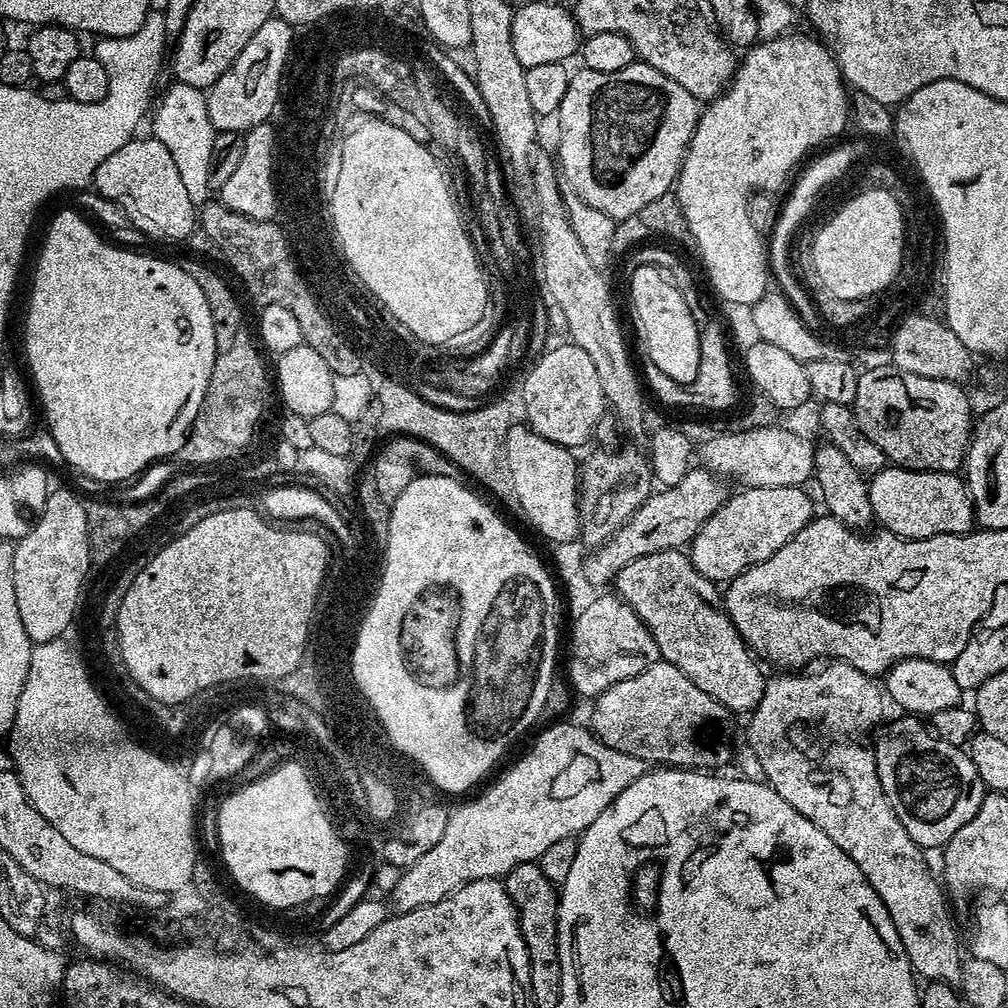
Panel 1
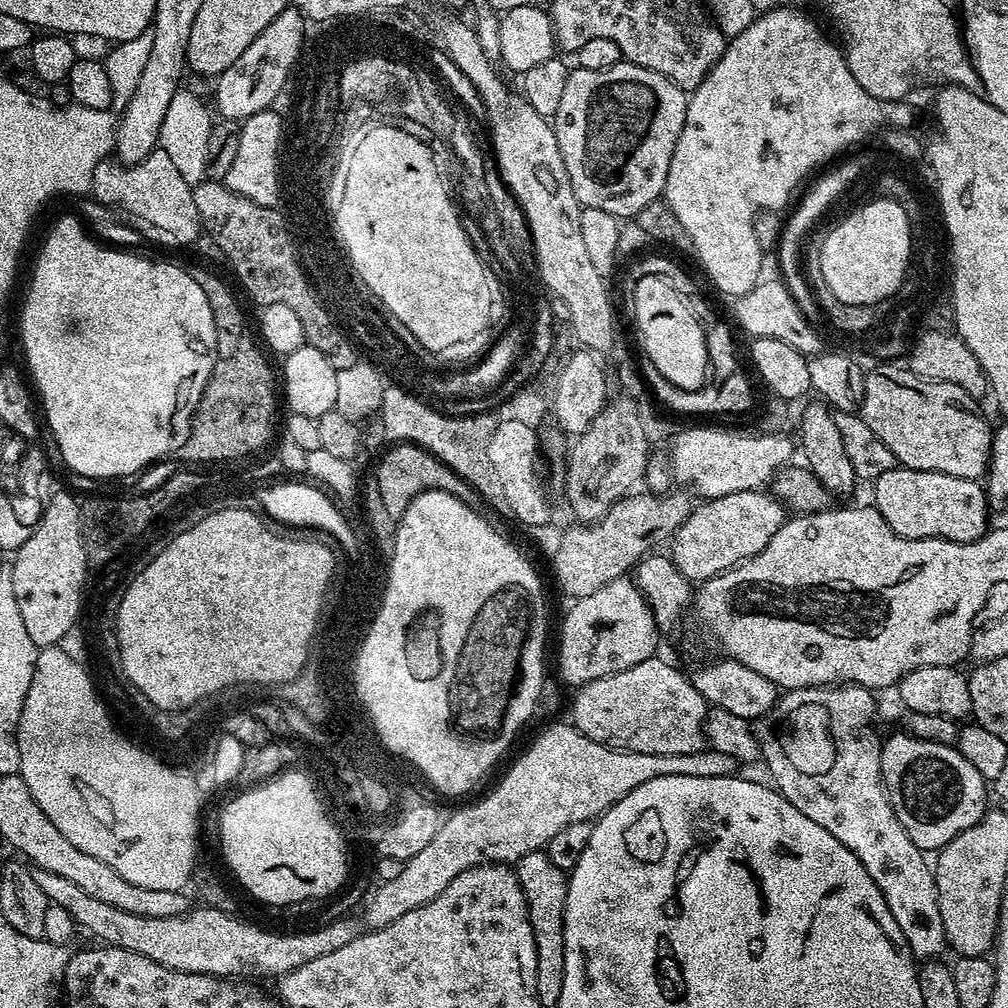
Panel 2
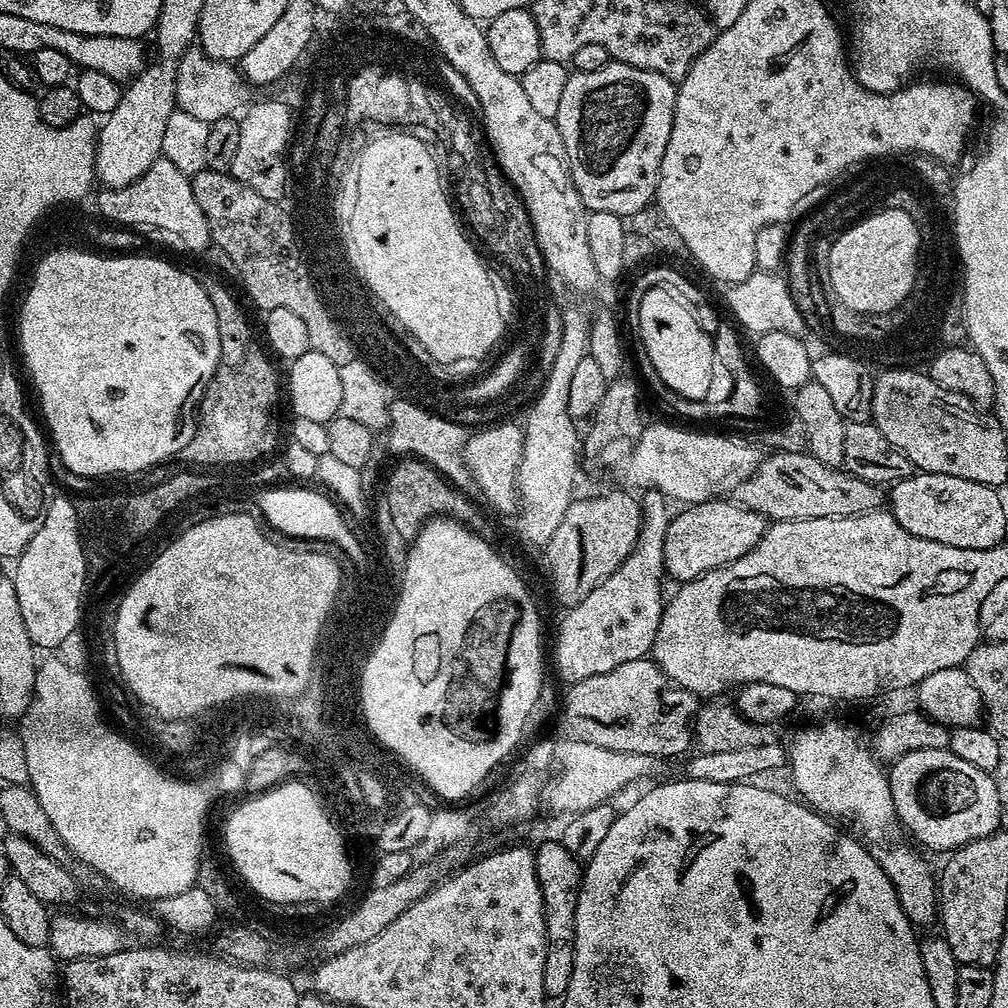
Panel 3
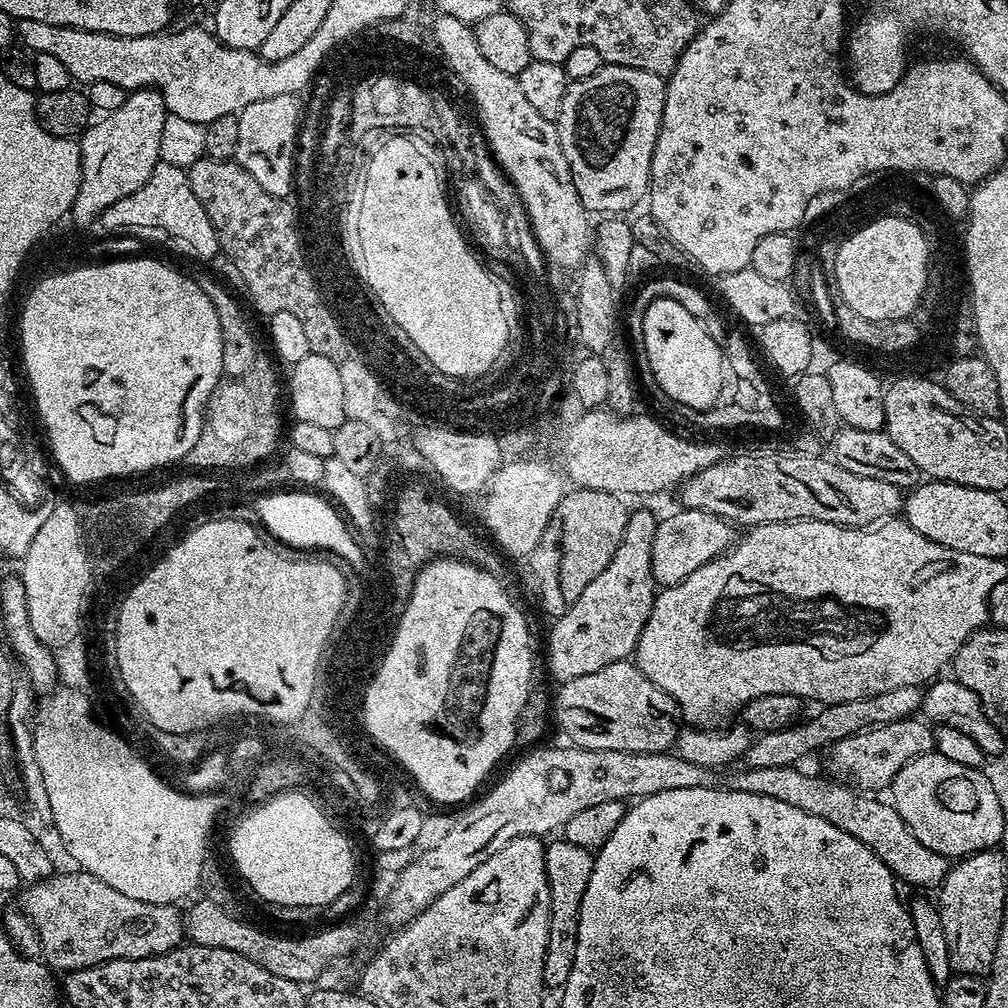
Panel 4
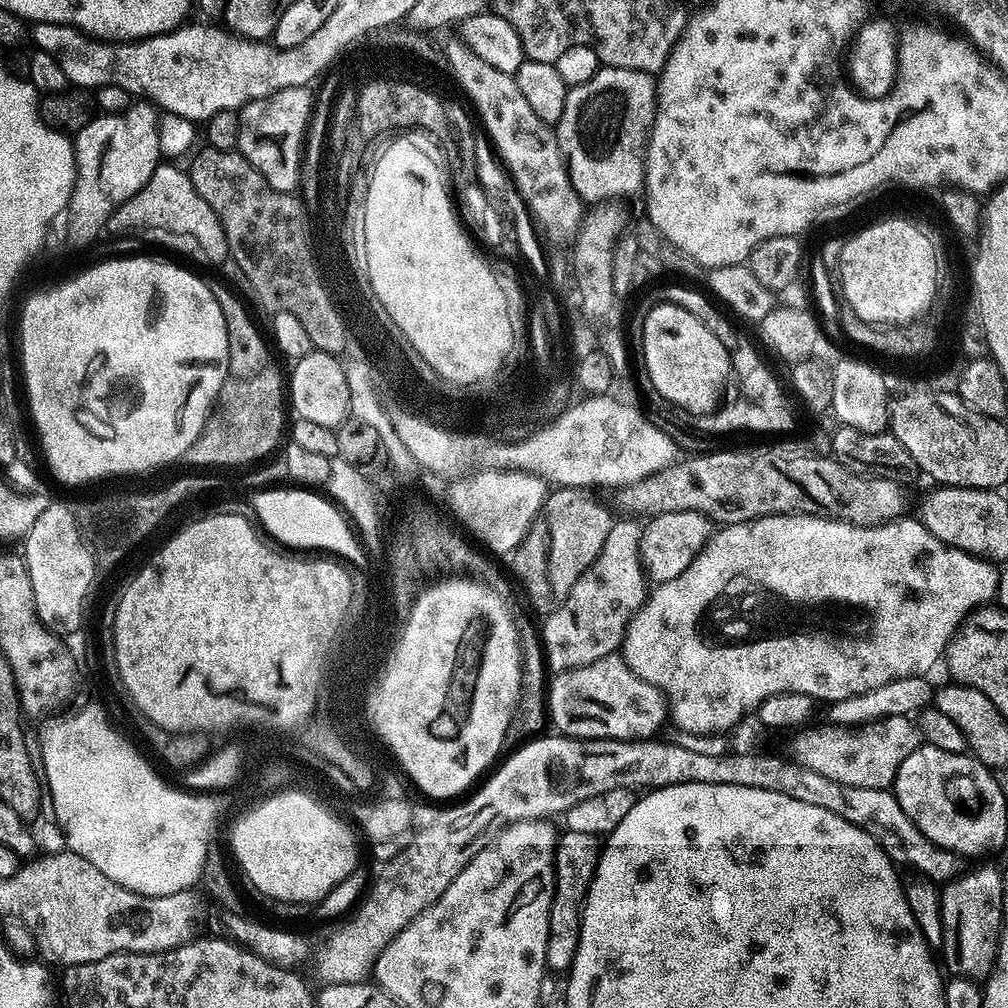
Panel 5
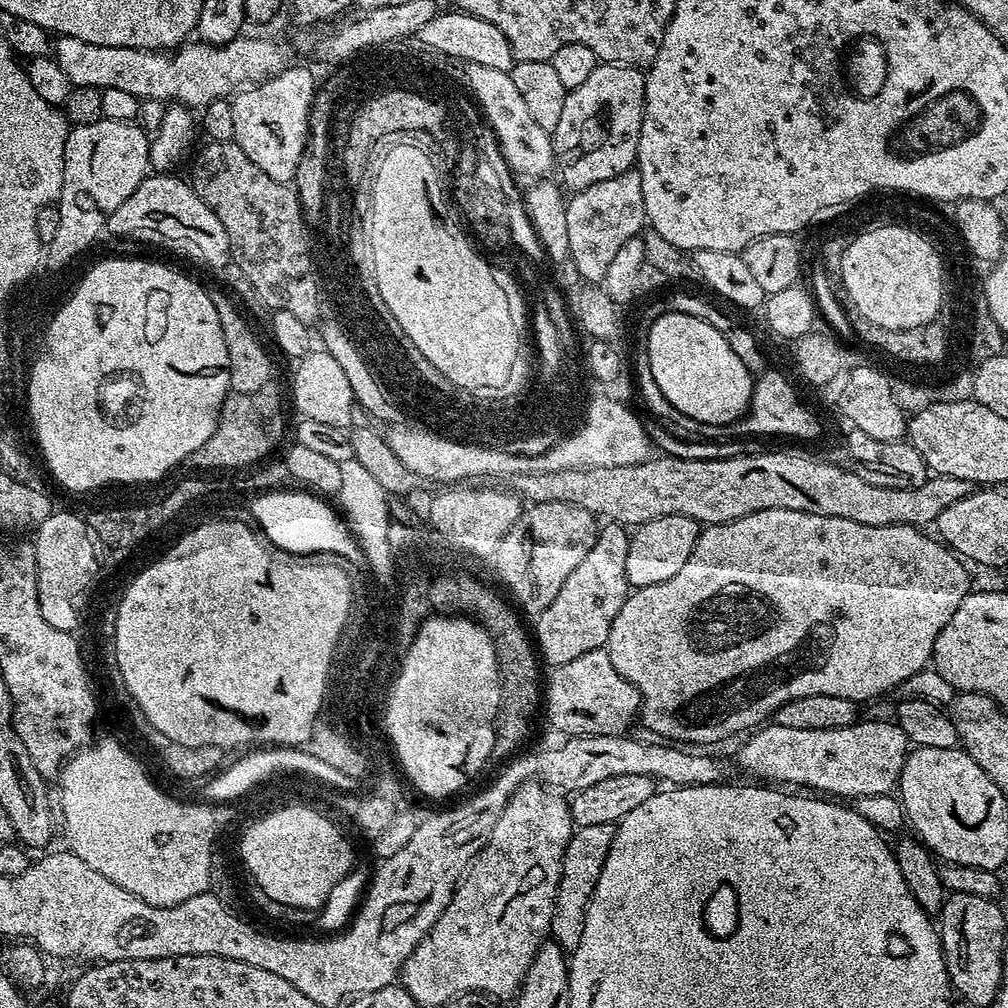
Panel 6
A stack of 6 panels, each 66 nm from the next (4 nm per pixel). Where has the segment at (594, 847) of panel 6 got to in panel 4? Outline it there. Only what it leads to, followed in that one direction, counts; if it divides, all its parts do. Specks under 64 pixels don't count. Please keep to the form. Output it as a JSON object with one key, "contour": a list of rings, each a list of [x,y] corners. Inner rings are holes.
{"contour":[[[567,838],[559,839],[549,839],[544,853],[544,857],[546,858],[546,874],[548,875],[548,885],[550,886],[544,982],[549,989],[556,988],[556,990],[563,989],[564,984],[570,978],[570,970],[574,970],[574,954],[578,950],[578,922],[580,921],[582,894],[586,894],[586,882],[590,882],[590,874],[594,870],[594,862],[596,861],[593,849],[575,844]]]}

